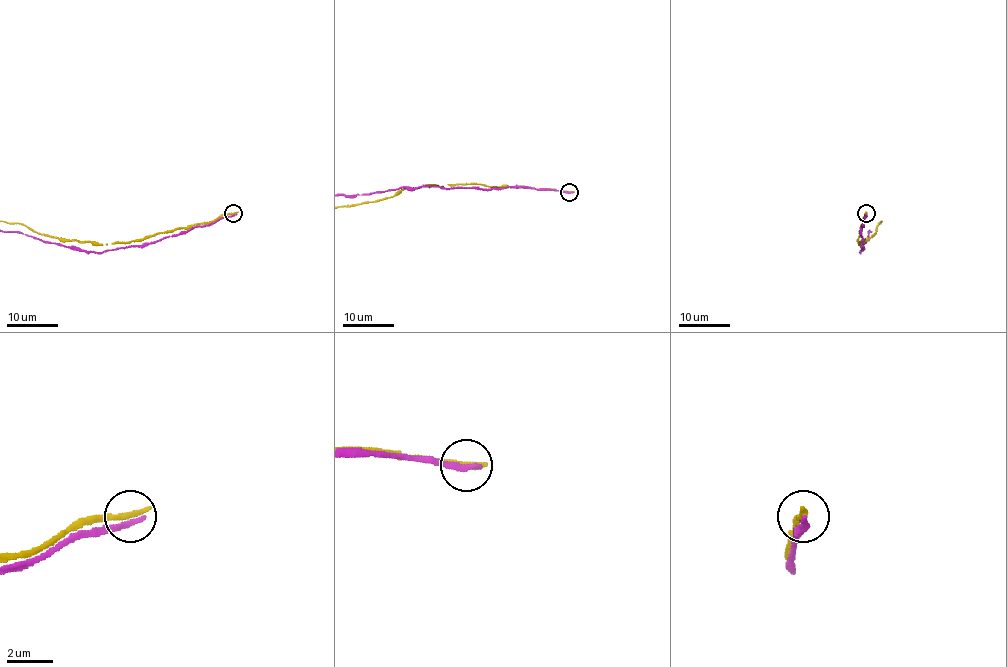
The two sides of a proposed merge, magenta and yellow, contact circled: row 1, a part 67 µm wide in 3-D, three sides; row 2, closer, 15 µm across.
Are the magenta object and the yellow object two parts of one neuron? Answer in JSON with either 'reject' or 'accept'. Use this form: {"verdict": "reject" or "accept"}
{"verdict": "reject"}

